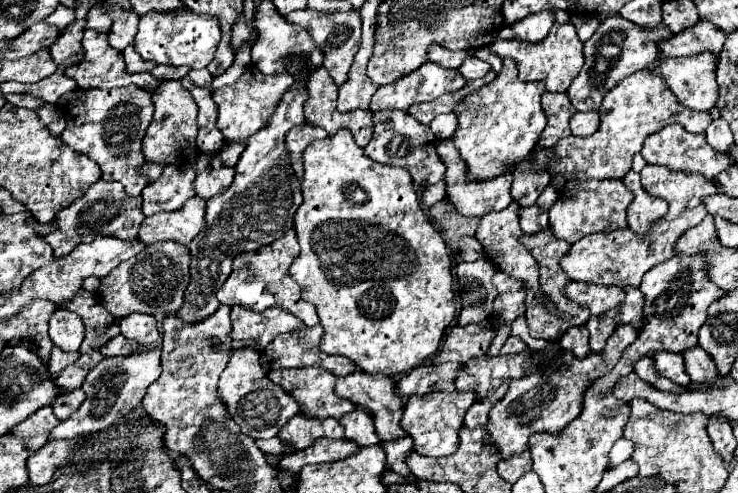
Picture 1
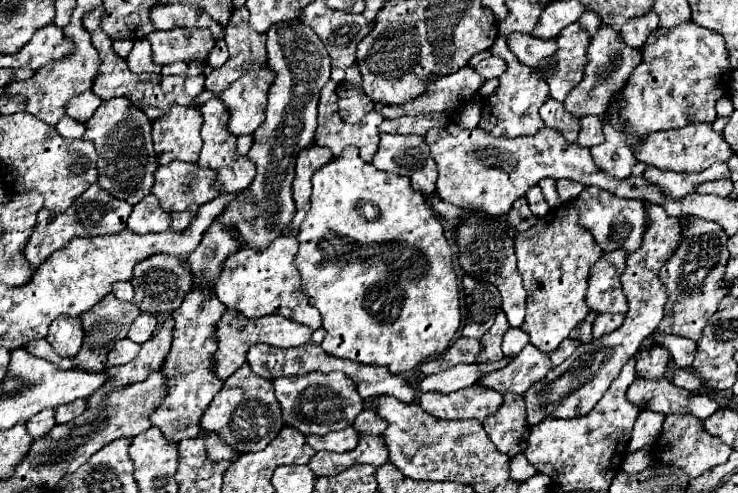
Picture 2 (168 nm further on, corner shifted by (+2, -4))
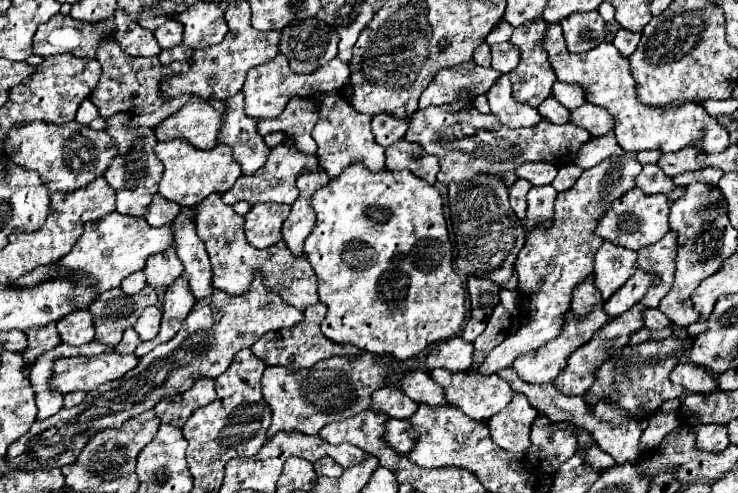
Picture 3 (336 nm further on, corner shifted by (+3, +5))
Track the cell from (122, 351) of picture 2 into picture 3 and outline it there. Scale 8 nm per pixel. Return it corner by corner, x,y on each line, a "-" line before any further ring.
128,328
128,330
124,332
122,342
120,342
114,350
116,350
118,354
132,354
140,342
142,342
142,340
138,338
138,334
136,334
132,328

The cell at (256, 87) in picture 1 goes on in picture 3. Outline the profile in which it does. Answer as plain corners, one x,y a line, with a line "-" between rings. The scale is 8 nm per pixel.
278,54
274,60
256,66
248,72
246,82
244,82
244,96
246,96
246,114
250,114
252,118
276,118
284,112
286,104
290,98
300,96
300,98
312,98
312,100
320,100
328,94
336,94
342,92
346,80
350,78
350,66
344,64
342,60
334,58
330,62
326,62
324,66
320,66
316,72
312,74
296,74
290,70
288,60

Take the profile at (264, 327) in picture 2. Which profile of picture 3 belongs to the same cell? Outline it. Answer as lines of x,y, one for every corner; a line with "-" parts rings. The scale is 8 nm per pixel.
256,284
242,296
230,296
214,290
210,298
194,304
180,332
166,344
156,346
126,376
88,392
84,402
74,408
62,408
58,414
36,420
34,426
8,448
8,462
18,470
46,470
74,464
88,440
106,428
120,428
126,420
154,408
160,400
182,394
198,378
218,378
232,362
234,354
250,348
262,334
280,328
292,328
302,320
302,312
282,300
282,296

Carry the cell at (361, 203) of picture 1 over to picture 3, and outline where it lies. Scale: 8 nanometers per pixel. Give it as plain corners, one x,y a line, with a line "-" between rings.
354,162
338,180
330,180
328,186
314,192
312,206
318,220
304,248
318,276
320,300
328,306
322,322
326,338
336,344
354,344
376,356
406,360
438,340
460,334
466,318
466,294
460,276
452,268
452,244
446,230
442,196
434,186
422,182
410,170
374,174
360,162

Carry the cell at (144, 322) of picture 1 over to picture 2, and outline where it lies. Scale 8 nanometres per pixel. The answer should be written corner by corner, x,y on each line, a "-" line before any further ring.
141,313
133,323
131,323
131,329
127,333
127,337
135,343
145,343
147,339
151,339
153,331
155,331
155,317
149,315
149,313

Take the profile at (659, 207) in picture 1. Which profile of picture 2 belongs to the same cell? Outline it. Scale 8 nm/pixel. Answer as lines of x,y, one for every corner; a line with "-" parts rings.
645,201
647,211
647,229
641,239
641,247
627,257
627,269
621,275
623,293
629,301
629,311
625,315
623,325
603,335
601,339
593,339
587,345
579,345
571,359
563,361
559,367
547,373
539,383
533,383
531,389
523,393
527,407
527,427
541,423
543,419
575,419
587,415
595,403
605,395
611,381
619,375
621,367
635,355
641,341
651,335
659,321
663,319
663,305
667,301
667,293
663,283
657,279
657,271
665,265
665,261
679,247
679,219
669,217
663,207

